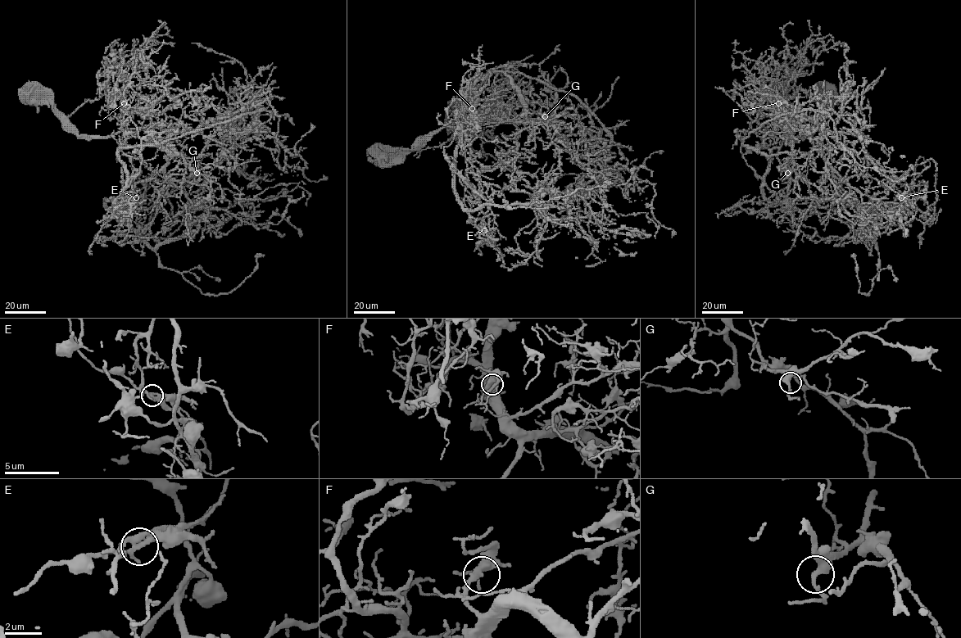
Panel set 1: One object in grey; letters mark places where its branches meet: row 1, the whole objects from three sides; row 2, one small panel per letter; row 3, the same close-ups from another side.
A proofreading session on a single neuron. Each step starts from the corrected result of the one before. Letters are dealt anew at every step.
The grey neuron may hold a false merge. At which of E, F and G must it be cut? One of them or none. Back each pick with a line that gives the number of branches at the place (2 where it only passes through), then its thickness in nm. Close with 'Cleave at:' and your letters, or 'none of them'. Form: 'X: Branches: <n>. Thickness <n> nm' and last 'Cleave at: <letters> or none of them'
Cleave at: none of them

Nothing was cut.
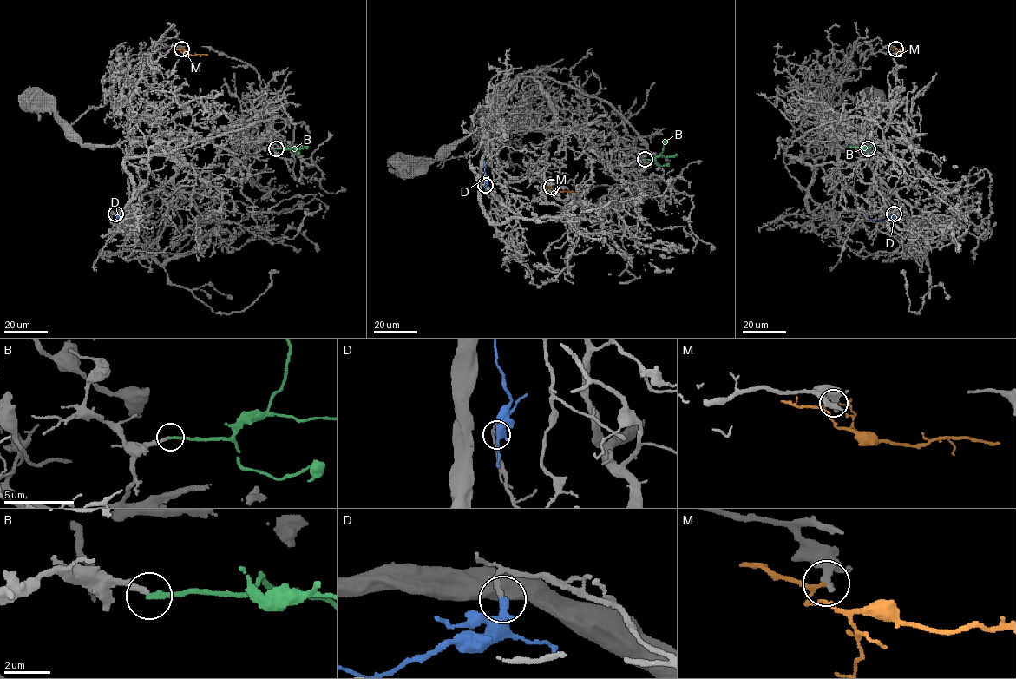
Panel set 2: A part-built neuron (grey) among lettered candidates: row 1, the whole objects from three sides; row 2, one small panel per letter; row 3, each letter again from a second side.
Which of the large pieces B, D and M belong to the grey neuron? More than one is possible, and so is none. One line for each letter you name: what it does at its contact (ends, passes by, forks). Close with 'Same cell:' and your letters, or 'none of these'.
D: it ends
Same cell: D

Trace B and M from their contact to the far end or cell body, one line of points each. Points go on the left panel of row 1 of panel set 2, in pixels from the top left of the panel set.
B: (276, 148), (294, 147), (298, 149)
M: (181, 49), (182, 52), (191, 55), (207, 55)

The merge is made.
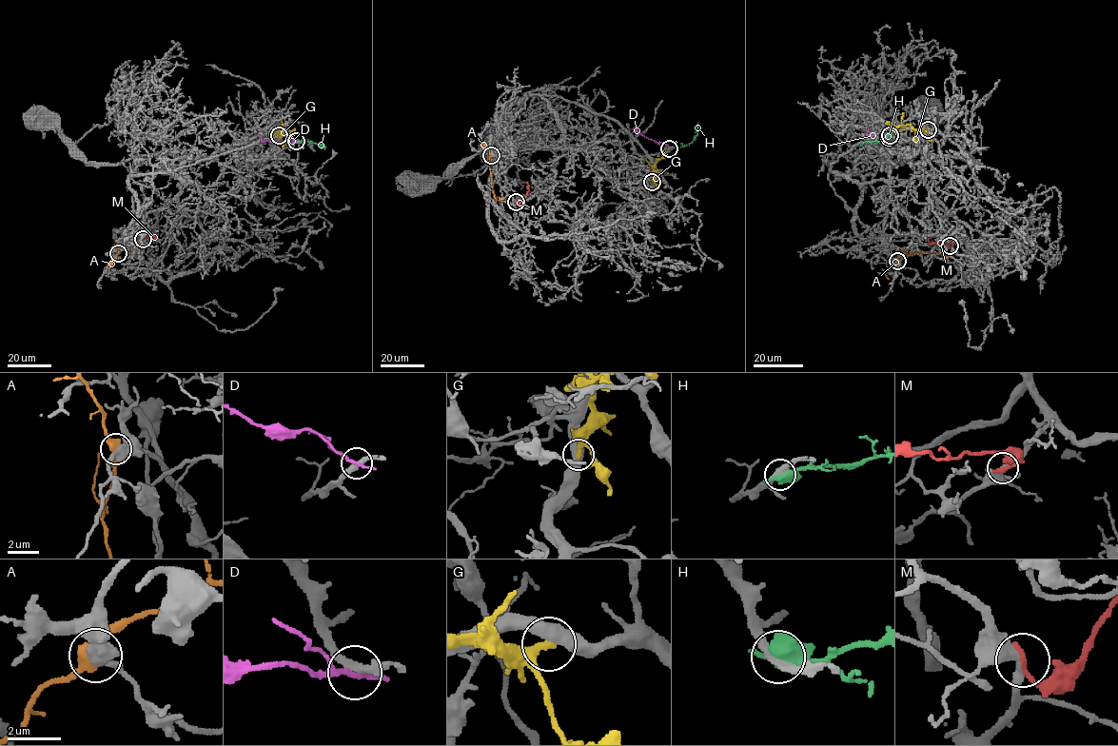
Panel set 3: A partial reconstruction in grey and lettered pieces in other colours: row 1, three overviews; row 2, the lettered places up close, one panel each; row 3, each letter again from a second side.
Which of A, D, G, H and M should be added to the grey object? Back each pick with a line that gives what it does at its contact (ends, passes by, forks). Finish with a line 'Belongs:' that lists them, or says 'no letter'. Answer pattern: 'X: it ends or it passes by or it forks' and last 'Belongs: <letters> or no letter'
A: it passes by
Belongs: A

